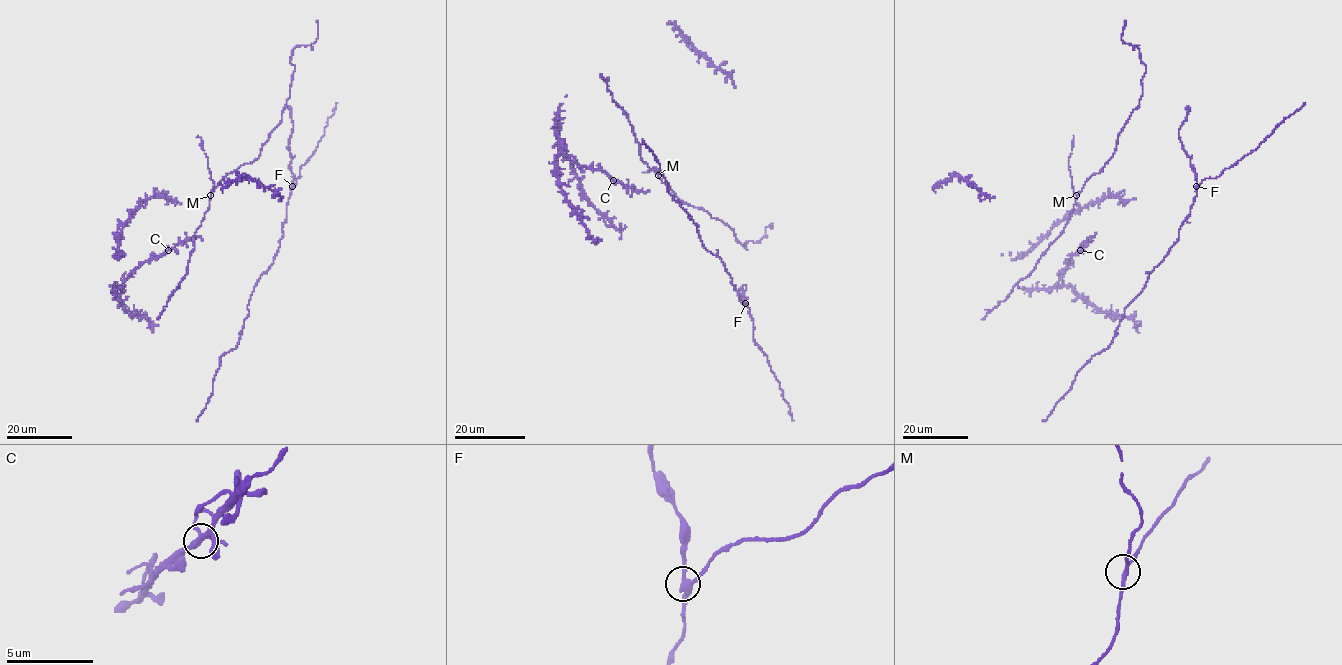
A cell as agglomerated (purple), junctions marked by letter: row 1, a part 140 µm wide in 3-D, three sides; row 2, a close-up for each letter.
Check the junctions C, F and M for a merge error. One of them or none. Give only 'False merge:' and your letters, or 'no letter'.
False merge: F

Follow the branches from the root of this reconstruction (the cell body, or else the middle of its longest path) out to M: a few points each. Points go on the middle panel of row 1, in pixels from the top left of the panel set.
M: (724, 224), (704, 209), (683, 202), (658, 175)

